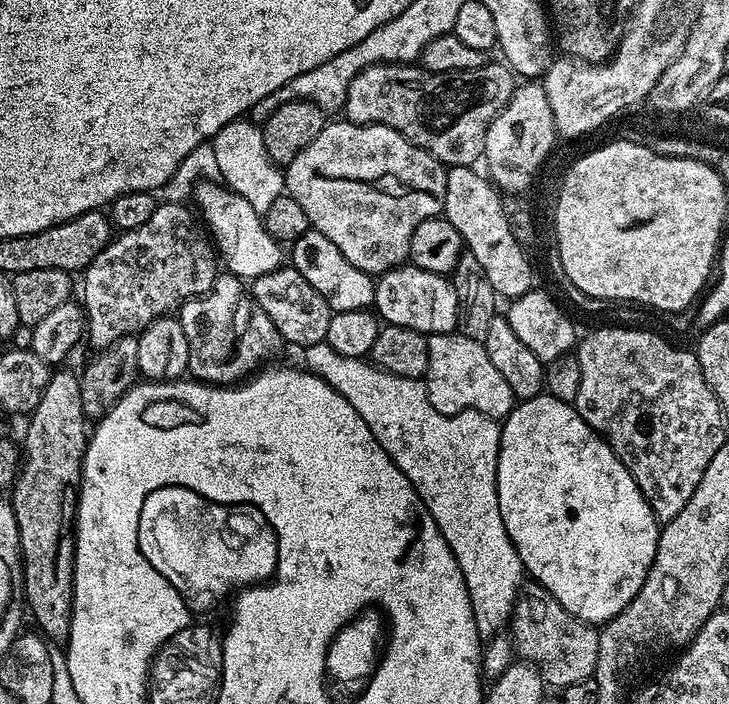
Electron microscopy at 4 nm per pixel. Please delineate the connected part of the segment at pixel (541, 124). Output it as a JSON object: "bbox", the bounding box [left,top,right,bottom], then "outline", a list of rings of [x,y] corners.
{"bbox":[483,82,558,194],"outline":[[[520,82],[512,92],[507,106],[496,115],[486,130],[483,163],[488,163],[487,175],[501,193],[524,194],[536,180],[540,167],[548,160],[558,141],[550,98],[540,82]]]}

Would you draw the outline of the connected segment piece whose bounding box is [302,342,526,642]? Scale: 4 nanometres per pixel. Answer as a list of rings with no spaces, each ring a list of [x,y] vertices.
[[[326,342],[303,349],[302,356],[303,367],[338,390],[338,394],[342,394],[342,398],[346,398],[346,402],[358,410],[360,419],[370,426],[370,434],[378,438],[382,450],[386,450],[398,470],[410,478],[414,490],[422,498],[426,510],[430,510],[442,538],[446,538],[462,570],[462,578],[470,594],[470,606],[474,610],[474,626],[481,641],[487,642],[501,635],[512,619],[512,608],[526,580],[524,563],[522,558],[518,558],[518,550],[514,550],[514,542],[510,542],[506,534],[506,526],[498,510],[496,471],[501,421],[481,412],[459,412],[453,416],[438,414],[438,410],[430,406],[428,385],[423,379],[415,380],[382,372],[367,359],[346,358],[346,354],[338,354],[338,350]]]

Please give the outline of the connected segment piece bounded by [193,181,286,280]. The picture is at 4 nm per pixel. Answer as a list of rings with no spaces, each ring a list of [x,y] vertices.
[[[200,181],[193,197],[202,212],[200,216],[203,223],[213,236],[221,265],[233,276],[253,280],[283,265],[286,258],[283,245],[269,234],[261,213],[254,210],[246,198],[217,181]]]

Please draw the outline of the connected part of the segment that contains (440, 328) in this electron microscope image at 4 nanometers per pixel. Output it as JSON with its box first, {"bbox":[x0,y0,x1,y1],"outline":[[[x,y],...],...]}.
{"bbox":[374,262,460,334],"outline":[[[410,262],[391,268],[376,280],[374,308],[384,324],[406,326],[425,334],[454,332],[460,323],[458,294],[451,279],[438,272],[415,268]]]}

